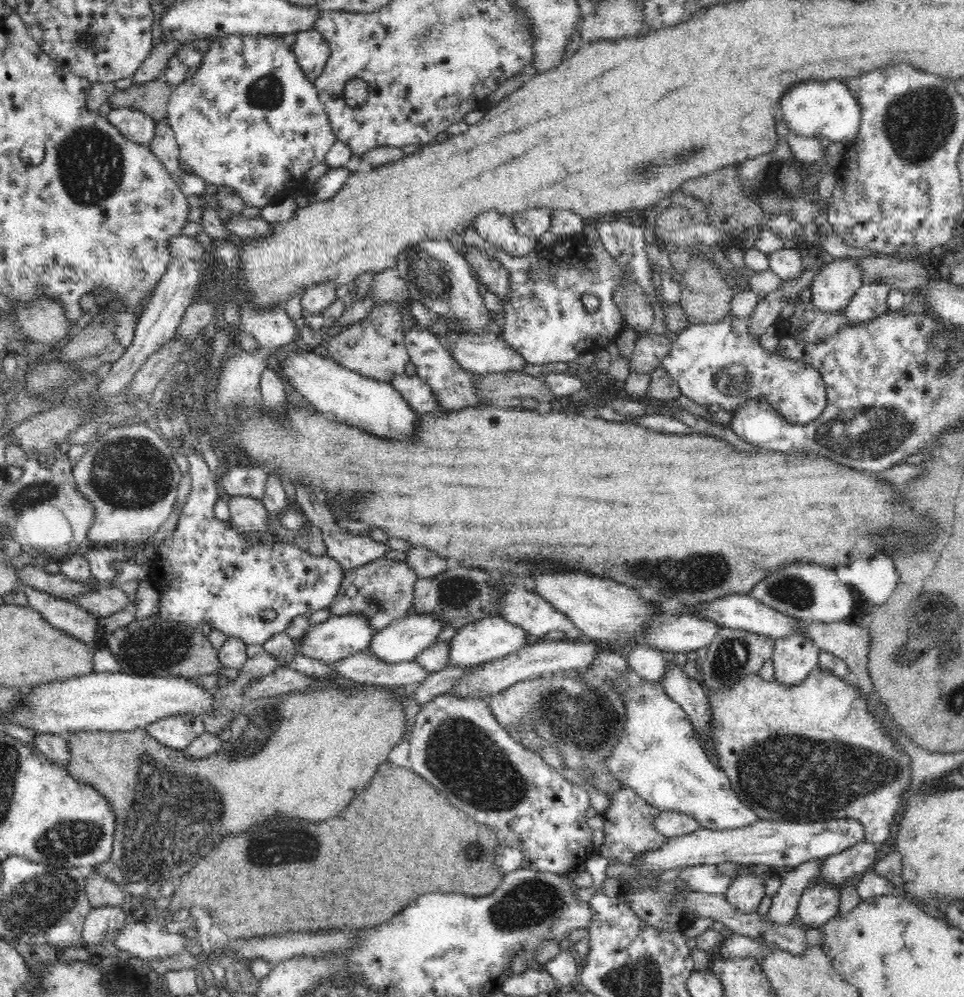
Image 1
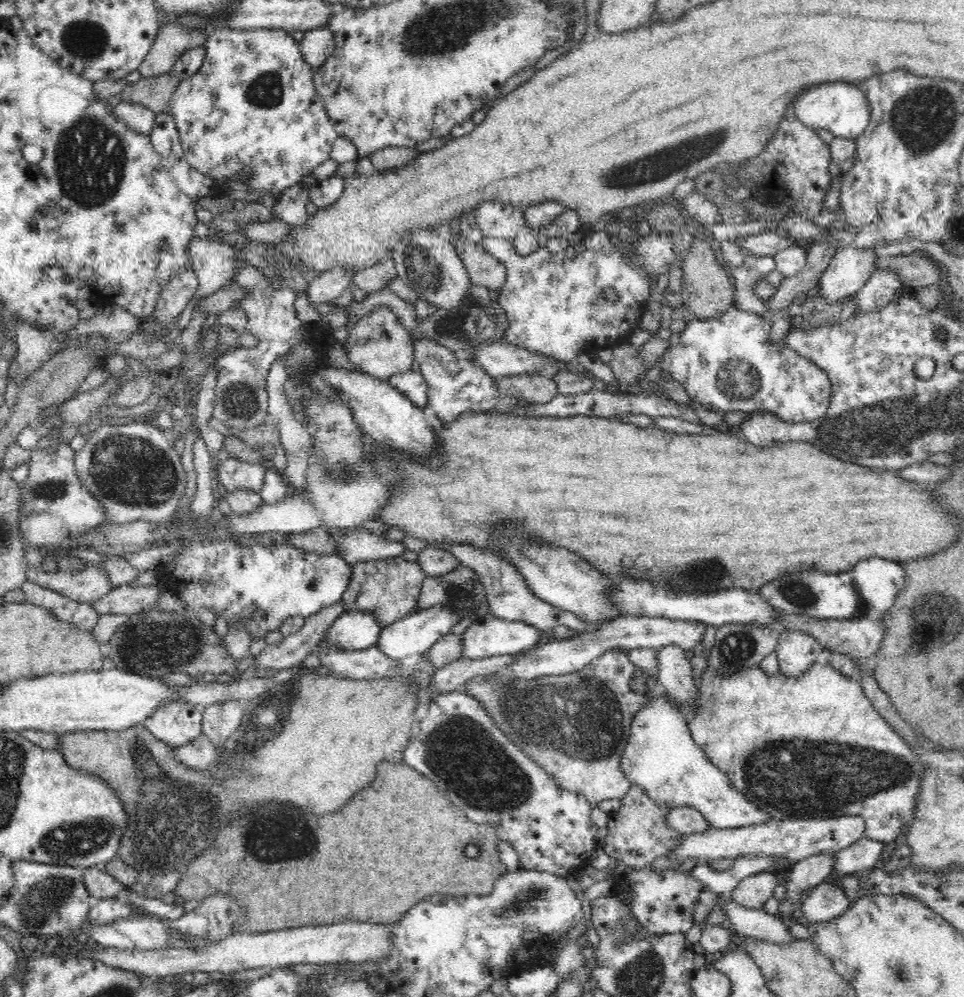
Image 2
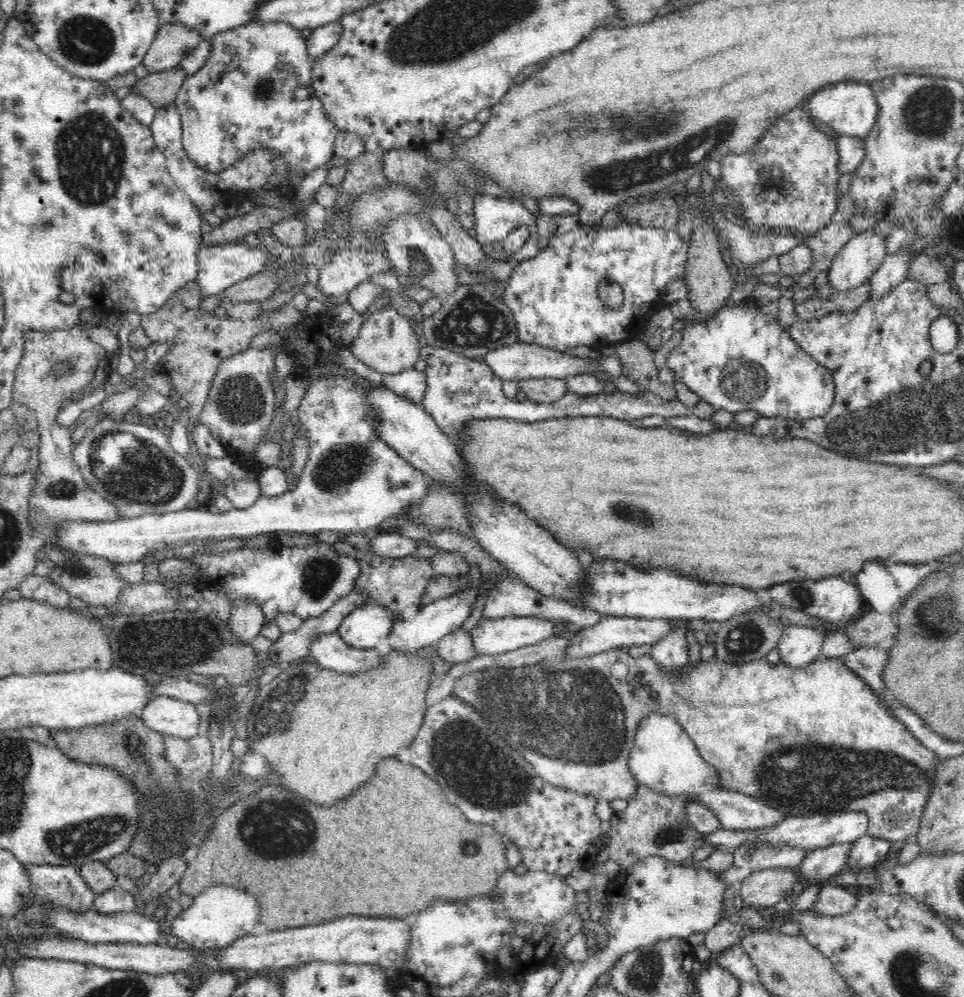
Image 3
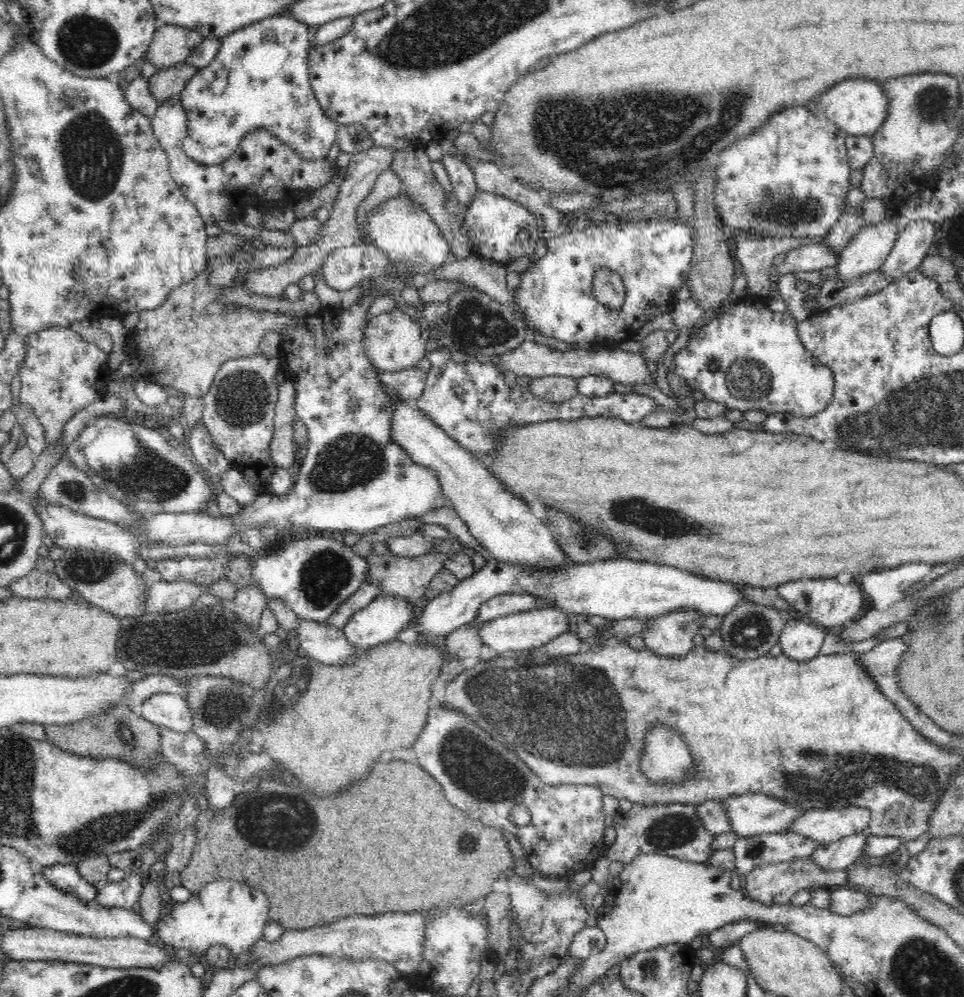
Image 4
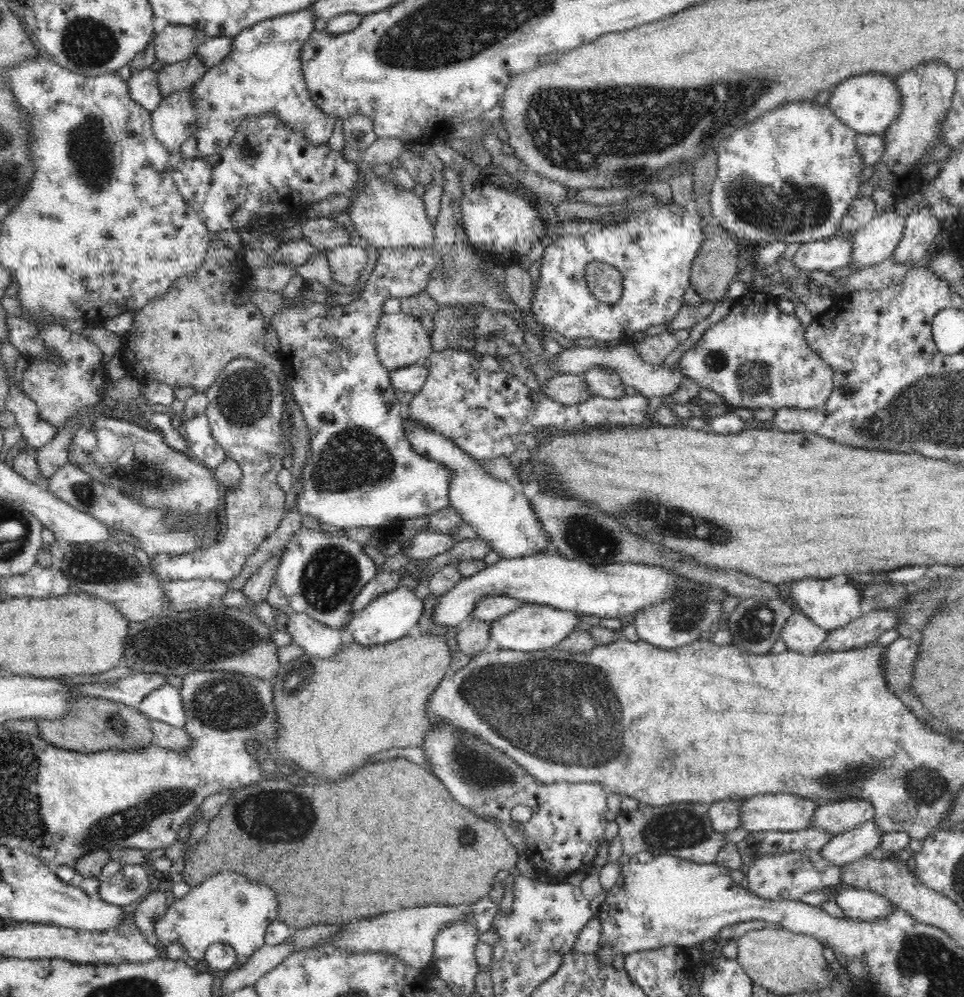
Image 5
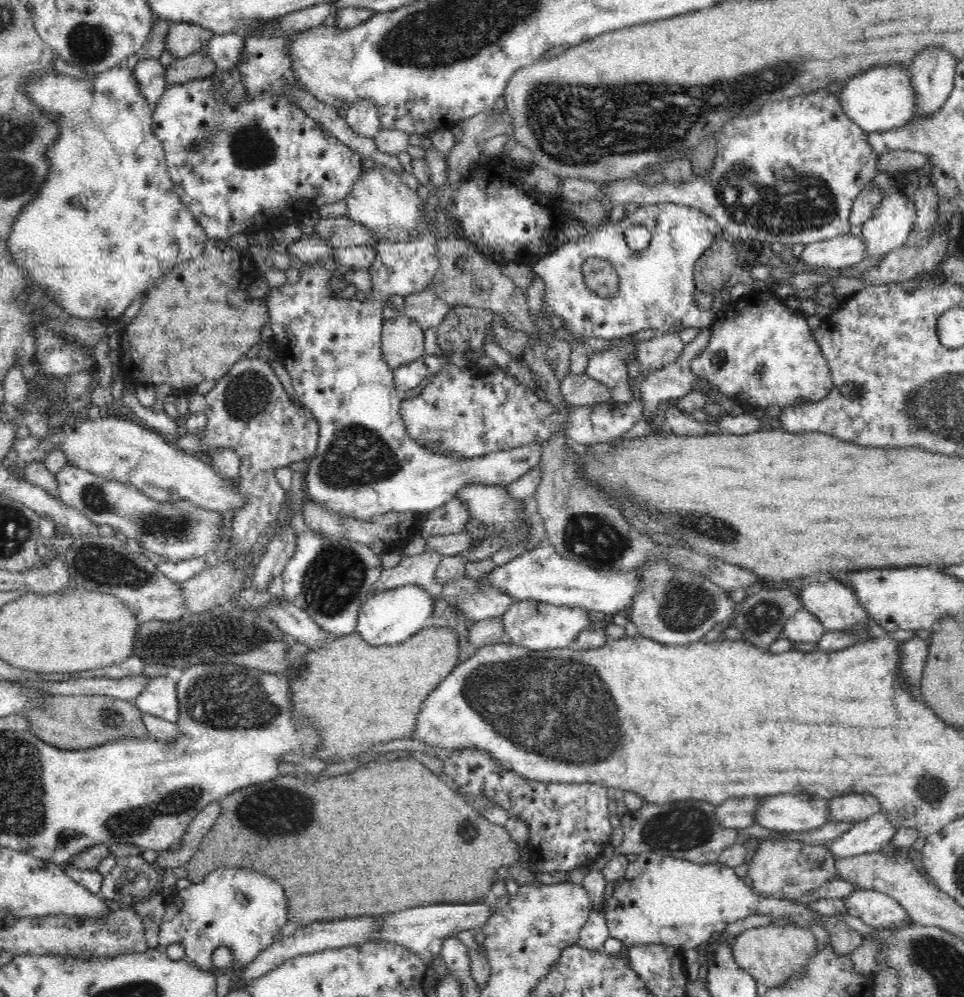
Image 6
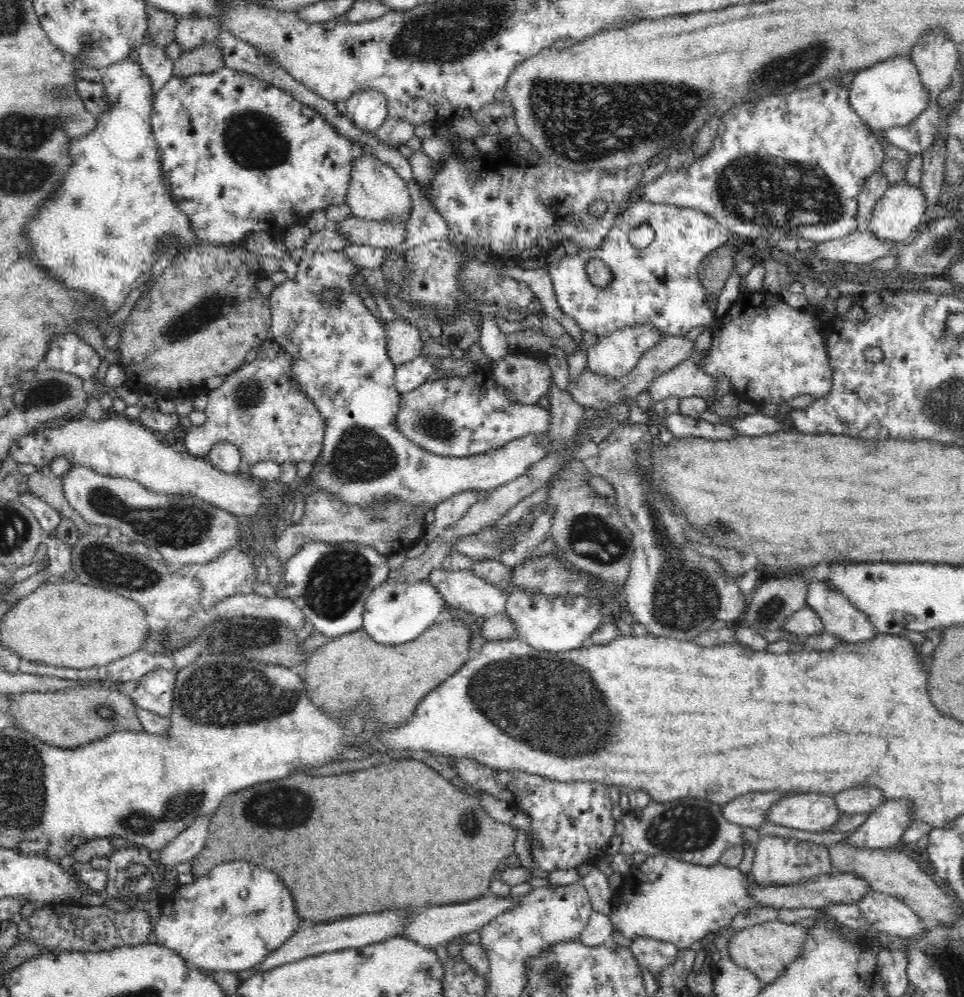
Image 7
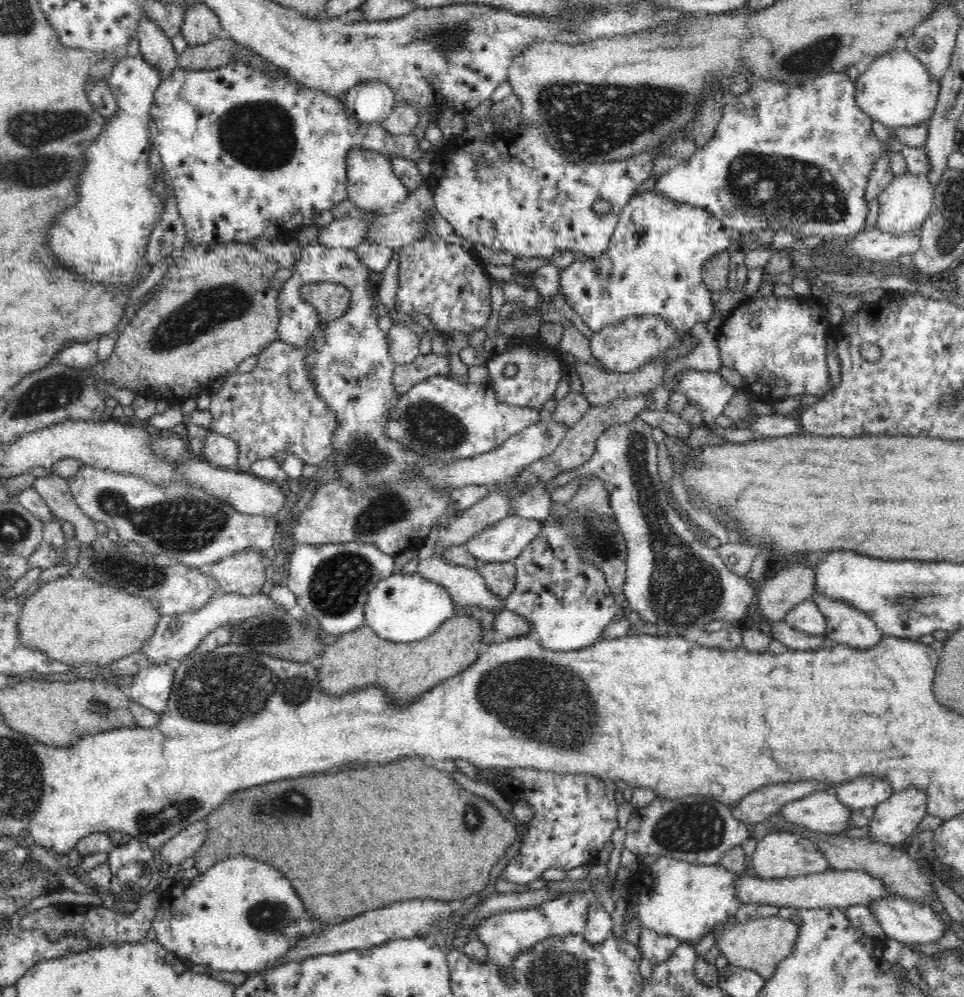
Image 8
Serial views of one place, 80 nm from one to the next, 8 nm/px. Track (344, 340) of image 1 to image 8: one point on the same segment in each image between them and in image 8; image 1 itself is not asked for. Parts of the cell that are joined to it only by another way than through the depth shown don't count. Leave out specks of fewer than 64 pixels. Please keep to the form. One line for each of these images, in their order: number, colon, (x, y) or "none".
2: (377, 344)
3: (385, 343)
4: (392, 341)
5: (400, 339)
6: (402, 340)
7: (403, 341)
8: (404, 345)

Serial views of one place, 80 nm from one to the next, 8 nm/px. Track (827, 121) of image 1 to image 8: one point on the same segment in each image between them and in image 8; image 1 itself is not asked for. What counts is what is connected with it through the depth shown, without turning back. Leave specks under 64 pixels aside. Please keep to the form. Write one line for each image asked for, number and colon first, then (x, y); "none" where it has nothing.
2: (841, 108)
3: (849, 108)
4: (859, 106)
5: (868, 103)
6: (881, 99)
7: (890, 94)
8: (896, 90)

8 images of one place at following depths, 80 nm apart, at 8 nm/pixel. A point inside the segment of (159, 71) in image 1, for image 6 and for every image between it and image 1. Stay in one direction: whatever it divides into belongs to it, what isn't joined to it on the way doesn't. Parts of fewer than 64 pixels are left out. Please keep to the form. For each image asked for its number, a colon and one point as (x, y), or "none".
2: (172, 40)
3: (172, 41)
4: (172, 44)
5: (174, 43)
6: (183, 39)

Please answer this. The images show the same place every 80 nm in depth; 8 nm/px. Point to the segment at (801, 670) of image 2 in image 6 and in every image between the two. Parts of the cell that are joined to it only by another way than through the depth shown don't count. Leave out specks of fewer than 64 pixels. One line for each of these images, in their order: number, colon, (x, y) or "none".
3: (799, 646)
4: (801, 640)
5: (800, 634)
6: (803, 630)

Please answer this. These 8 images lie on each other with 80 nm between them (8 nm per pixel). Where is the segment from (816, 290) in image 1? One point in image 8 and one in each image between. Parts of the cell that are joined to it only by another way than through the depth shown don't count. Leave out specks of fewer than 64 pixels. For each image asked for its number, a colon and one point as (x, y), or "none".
2: (849, 270)
3: (859, 258)
4: (866, 252)
5: (875, 241)
6: (893, 219)
7: (896, 217)
8: (904, 206)

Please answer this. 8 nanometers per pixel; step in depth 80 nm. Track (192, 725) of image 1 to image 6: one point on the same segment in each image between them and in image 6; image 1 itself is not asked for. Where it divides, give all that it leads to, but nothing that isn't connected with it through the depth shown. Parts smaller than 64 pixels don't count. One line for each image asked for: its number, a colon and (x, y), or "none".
2: (176, 723)
3: (165, 715)
4: (170, 710)
5: (165, 704)
6: (159, 698)

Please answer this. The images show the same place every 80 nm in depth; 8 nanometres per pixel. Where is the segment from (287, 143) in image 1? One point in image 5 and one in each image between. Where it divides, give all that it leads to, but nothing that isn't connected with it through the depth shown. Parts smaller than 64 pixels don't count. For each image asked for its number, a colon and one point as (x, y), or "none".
2: (252, 107)
3: (255, 90)
4: (259, 79)
5: (262, 73)

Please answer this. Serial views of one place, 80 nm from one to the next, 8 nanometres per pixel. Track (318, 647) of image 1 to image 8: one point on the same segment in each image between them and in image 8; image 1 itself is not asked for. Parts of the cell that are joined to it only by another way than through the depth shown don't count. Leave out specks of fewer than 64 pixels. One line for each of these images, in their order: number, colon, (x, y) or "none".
2: (356, 630)
3: (366, 627)
4: (380, 622)
5: (390, 616)
6: (388, 617)
7: (395, 613)
8: (403, 608)

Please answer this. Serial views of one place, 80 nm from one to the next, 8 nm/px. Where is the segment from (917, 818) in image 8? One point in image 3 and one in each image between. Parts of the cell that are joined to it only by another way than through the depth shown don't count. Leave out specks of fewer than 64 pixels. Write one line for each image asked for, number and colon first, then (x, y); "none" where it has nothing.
3: (819, 866)
4: (838, 855)
5: (847, 847)
6: (874, 833)
7: (883, 828)

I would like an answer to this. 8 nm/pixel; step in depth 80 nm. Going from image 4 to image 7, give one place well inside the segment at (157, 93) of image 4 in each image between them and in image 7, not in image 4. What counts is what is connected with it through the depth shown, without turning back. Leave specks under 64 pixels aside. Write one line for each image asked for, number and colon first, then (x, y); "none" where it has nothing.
5: (177, 76)
6: (198, 65)
7: (207, 58)

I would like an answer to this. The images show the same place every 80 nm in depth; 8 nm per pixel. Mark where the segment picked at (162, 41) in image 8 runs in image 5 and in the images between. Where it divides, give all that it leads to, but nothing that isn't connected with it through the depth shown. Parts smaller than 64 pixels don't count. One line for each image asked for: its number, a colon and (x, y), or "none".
5: (142, 85)
6: (150, 74)
7: (152, 59)

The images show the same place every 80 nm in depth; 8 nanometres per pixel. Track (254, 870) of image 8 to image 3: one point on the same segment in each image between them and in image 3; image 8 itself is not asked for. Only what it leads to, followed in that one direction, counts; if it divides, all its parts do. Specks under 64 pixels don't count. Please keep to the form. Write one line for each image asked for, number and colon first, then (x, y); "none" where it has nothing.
3: (219, 915)
4: (226, 912)
5: (226, 908)
6: (245, 911)
7: (229, 919)

